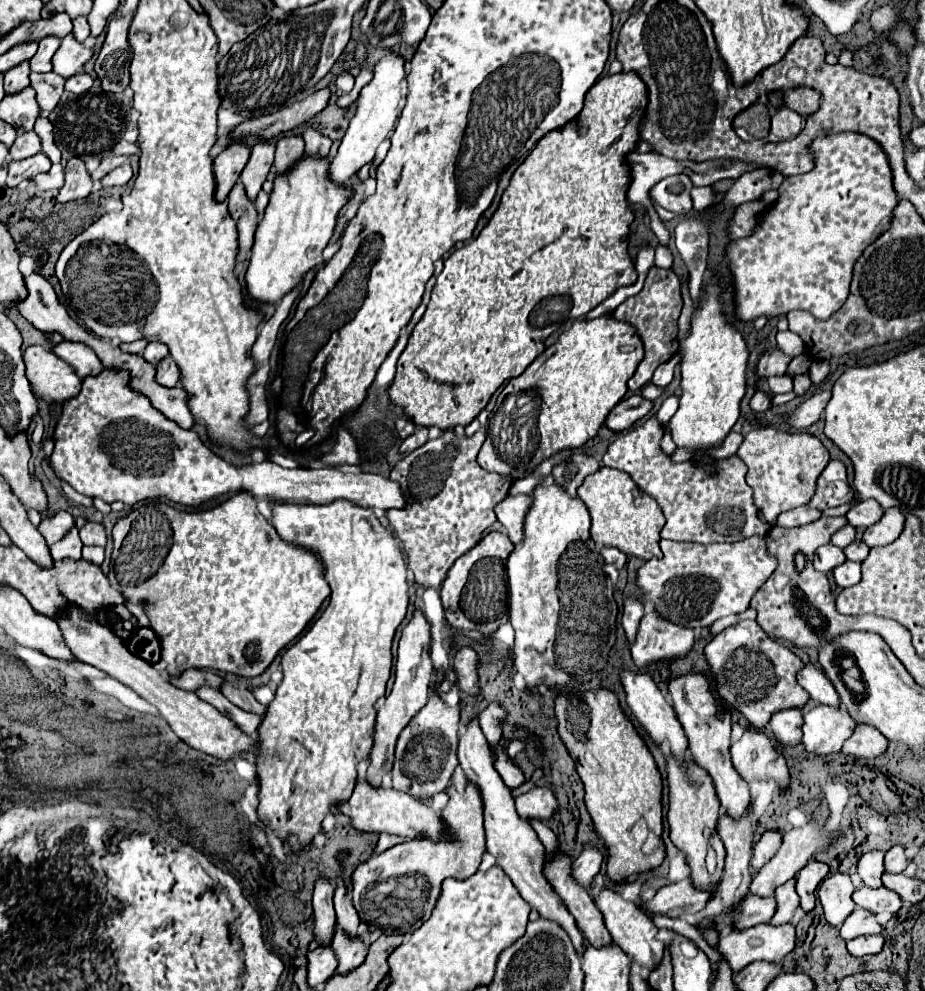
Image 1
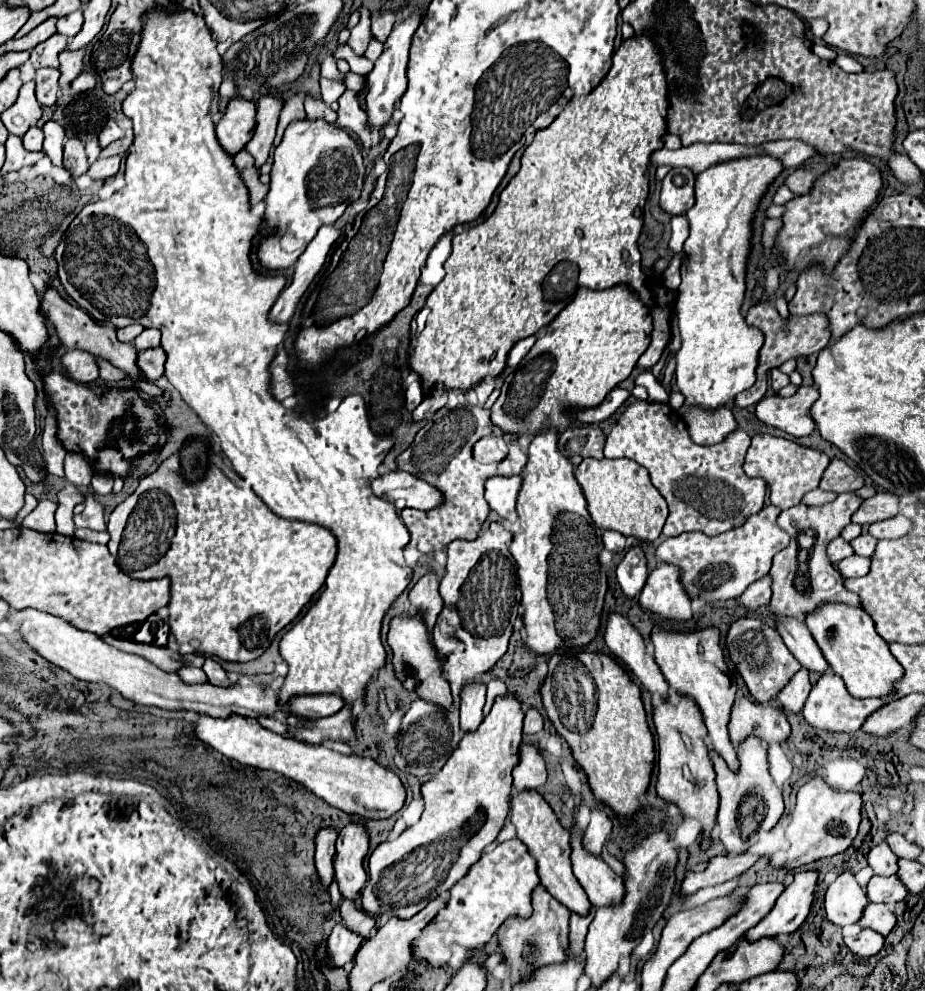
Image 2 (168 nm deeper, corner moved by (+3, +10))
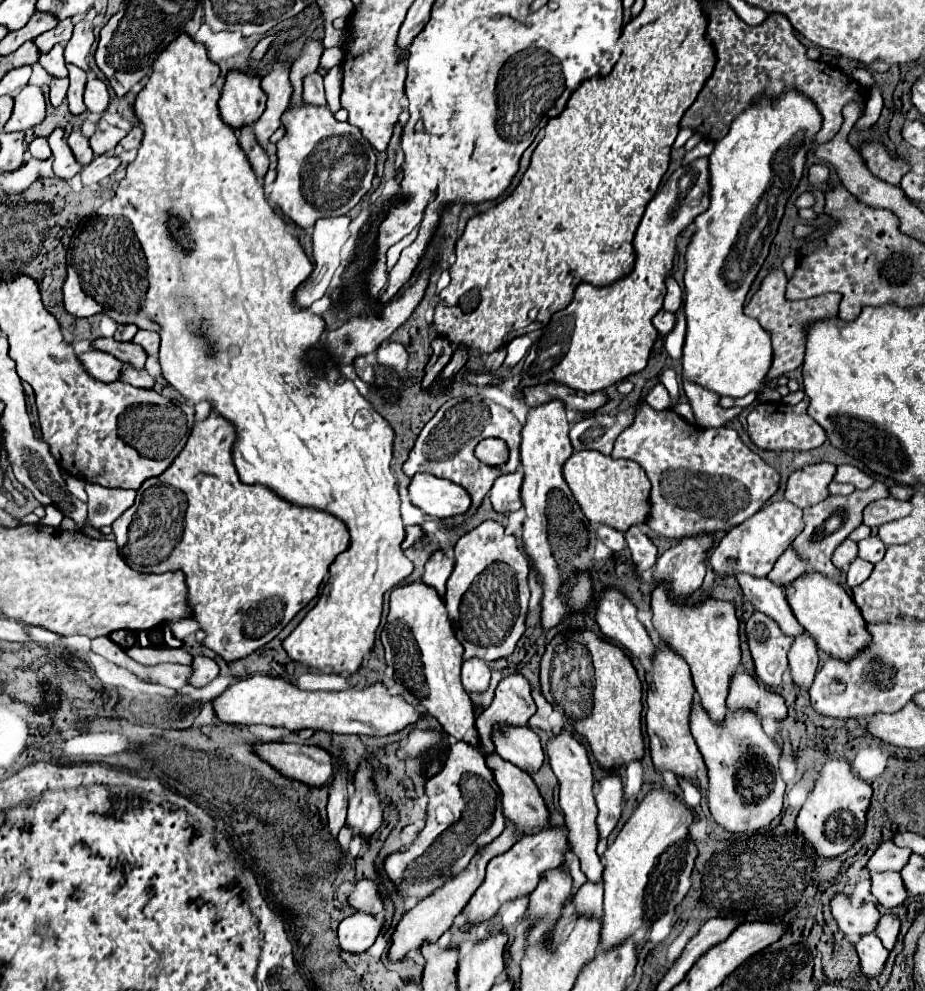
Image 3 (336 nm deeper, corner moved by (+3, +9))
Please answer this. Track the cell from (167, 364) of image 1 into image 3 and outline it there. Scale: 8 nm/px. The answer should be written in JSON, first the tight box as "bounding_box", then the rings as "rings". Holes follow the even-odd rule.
{"bounding_box":[92,339,148,369],"rings":[[[96,339],[92,345],[94,345],[94,349],[106,351],[106,353],[114,355],[116,359],[120,359],[122,363],[128,363],[136,369],[144,369],[144,363],[148,359],[146,351],[136,343],[120,343],[114,339]]]}

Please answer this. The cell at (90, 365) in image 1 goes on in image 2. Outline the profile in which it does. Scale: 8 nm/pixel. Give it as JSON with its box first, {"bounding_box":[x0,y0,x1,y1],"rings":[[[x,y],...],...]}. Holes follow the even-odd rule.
{"bounding_box":[98,360,128,382],"rings":[[[98,360],[100,364],[100,378],[104,380],[104,382],[118,382],[118,380],[124,380],[128,374],[124,374],[120,368],[116,368],[116,366],[112,366],[108,360]]]}

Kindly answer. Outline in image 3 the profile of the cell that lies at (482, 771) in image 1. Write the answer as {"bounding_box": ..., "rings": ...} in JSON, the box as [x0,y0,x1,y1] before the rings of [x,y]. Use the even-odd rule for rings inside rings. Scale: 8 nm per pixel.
{"bounding_box":[462,659,490,693],"rings":[[[468,659],[462,663],[462,685],[466,693],[484,693],[490,685],[490,669],[482,659]]]}

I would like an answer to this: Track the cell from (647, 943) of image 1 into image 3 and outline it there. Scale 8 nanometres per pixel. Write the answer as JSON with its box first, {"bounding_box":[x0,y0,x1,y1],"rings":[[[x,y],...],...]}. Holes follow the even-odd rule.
{"bounding_box":[546,731,604,883],"rings":[[[562,731],[552,741],[548,741],[546,753],[550,757],[552,771],[556,773],[558,781],[560,781],[560,809],[564,813],[564,821],[566,821],[566,829],[568,829],[570,851],[578,857],[580,869],[588,877],[588,881],[602,883],[604,863],[596,855],[596,843],[598,843],[596,815],[598,815],[598,811],[596,811],[596,803],[594,803],[594,795],[592,795],[594,777],[592,777],[592,767],[590,767],[590,761],[588,761],[588,753],[582,747],[582,743],[576,741],[568,731]]]}

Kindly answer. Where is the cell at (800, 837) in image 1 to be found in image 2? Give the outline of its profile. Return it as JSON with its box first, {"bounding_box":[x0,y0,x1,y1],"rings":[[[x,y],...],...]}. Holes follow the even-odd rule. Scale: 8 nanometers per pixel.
{"bounding_box":[772,776,862,868],"rings":[[[814,776],[798,790],[798,802],[792,810],[792,822],[786,828],[786,844],[772,854],[772,866],[798,868],[802,864],[816,862],[820,858],[830,858],[852,846],[862,814],[862,794],[842,792],[824,782],[824,778]],[[834,826],[834,830],[832,830]]]}

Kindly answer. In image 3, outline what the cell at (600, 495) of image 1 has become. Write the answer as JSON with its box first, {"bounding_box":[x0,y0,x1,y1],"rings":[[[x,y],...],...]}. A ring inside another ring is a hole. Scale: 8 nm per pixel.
{"bounding_box":[562,449,650,533],"rings":[[[588,449],[574,453],[566,461],[562,473],[578,505],[592,523],[602,523],[626,533],[632,525],[642,525],[648,521],[650,481],[638,463],[628,459],[612,459]]]}

